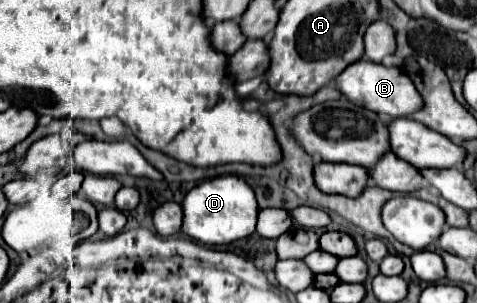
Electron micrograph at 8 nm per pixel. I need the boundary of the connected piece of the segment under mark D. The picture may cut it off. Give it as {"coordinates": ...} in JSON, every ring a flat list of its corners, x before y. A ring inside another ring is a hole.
{"coordinates":[[228,175,196,185,184,197,182,211,184,211,184,221,182,221,184,235,202,245,228,245,236,239,244,239,254,233,258,205,254,191,246,185,246,181,242,177]]}

